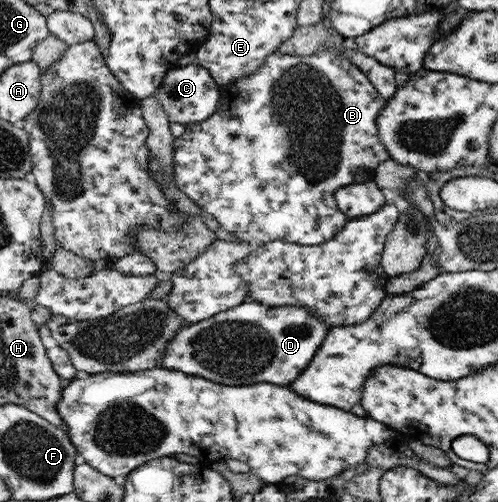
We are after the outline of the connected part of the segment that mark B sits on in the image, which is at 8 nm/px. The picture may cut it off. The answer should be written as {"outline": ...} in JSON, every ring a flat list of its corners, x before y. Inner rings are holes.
{"outline":[[320,48,308,56,292,56,276,52,268,56,263,66,255,74,243,76,230,85,225,84,221,89,222,99,215,114,204,122,185,125,184,134,175,140,174,179,176,179,176,187,207,214,213,216,222,230,231,232,234,237,238,237,253,247,259,247,274,240,283,240,292,244,319,245,342,231,350,222,350,218,339,209,338,202,333,195,334,191,346,188,350,184,364,184,364,182,372,181,376,174,376,168,382,162,391,159,387,148,379,139,378,127,378,118,383,108,387,106,387,100,371,83,367,73,359,65,354,64,352,60,334,49]]}

